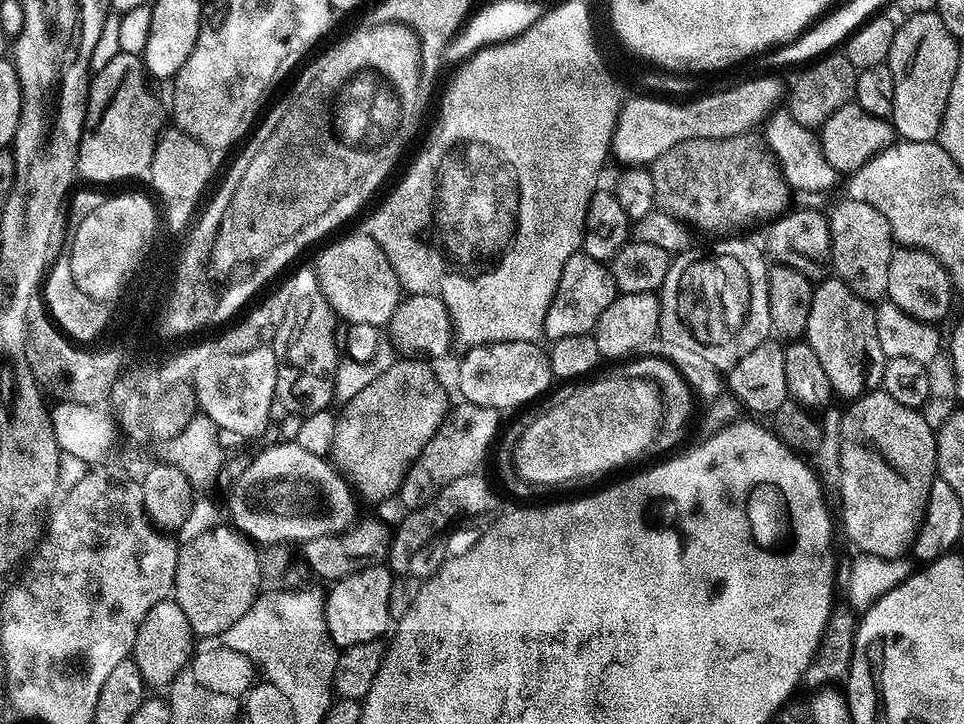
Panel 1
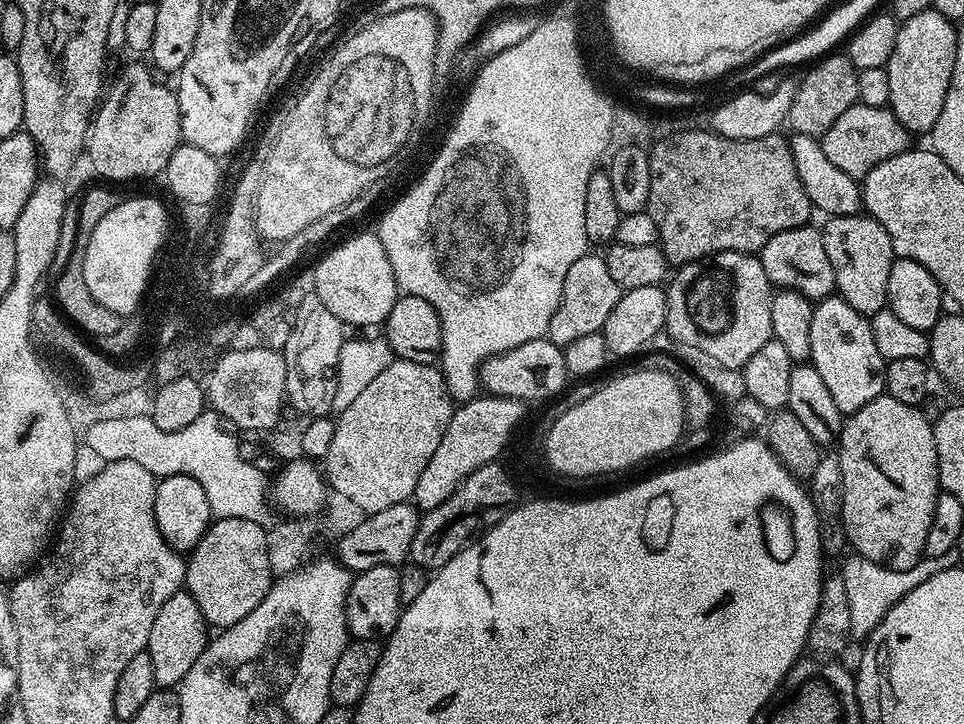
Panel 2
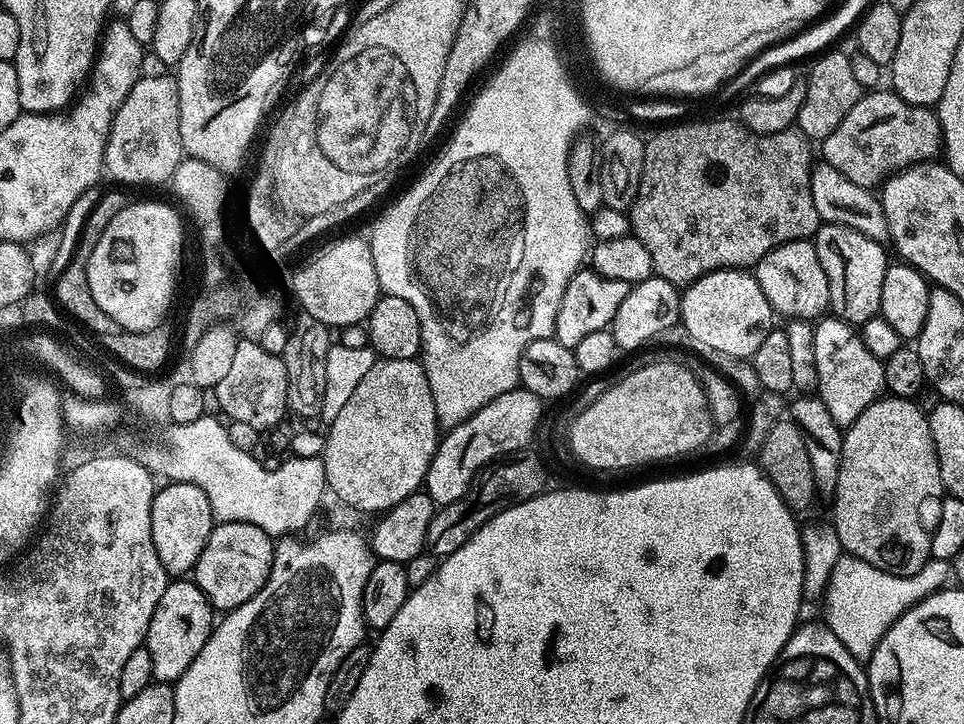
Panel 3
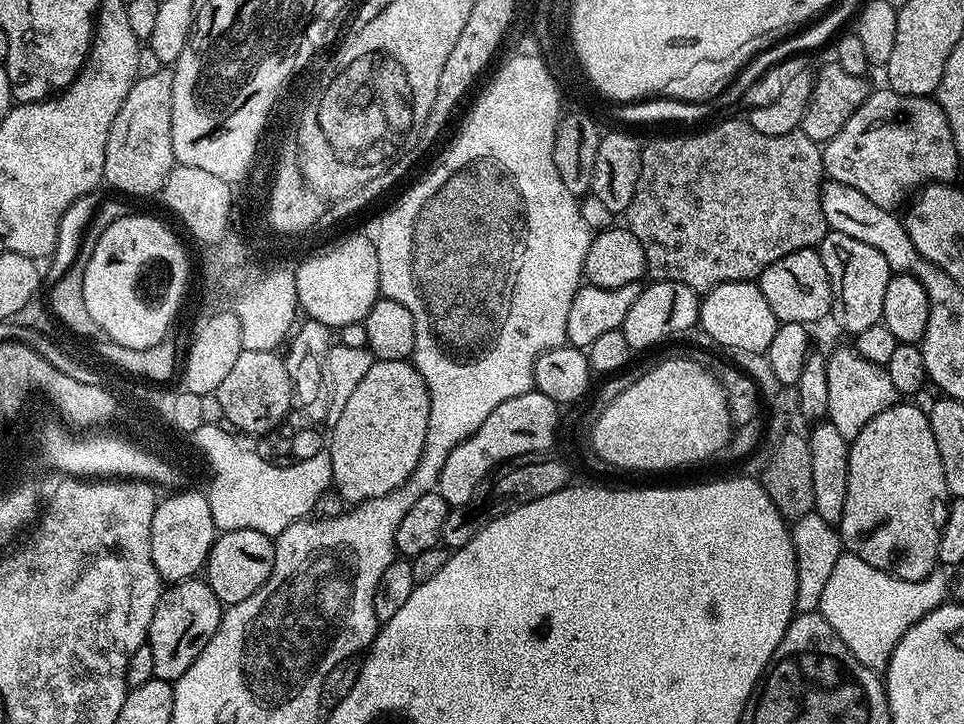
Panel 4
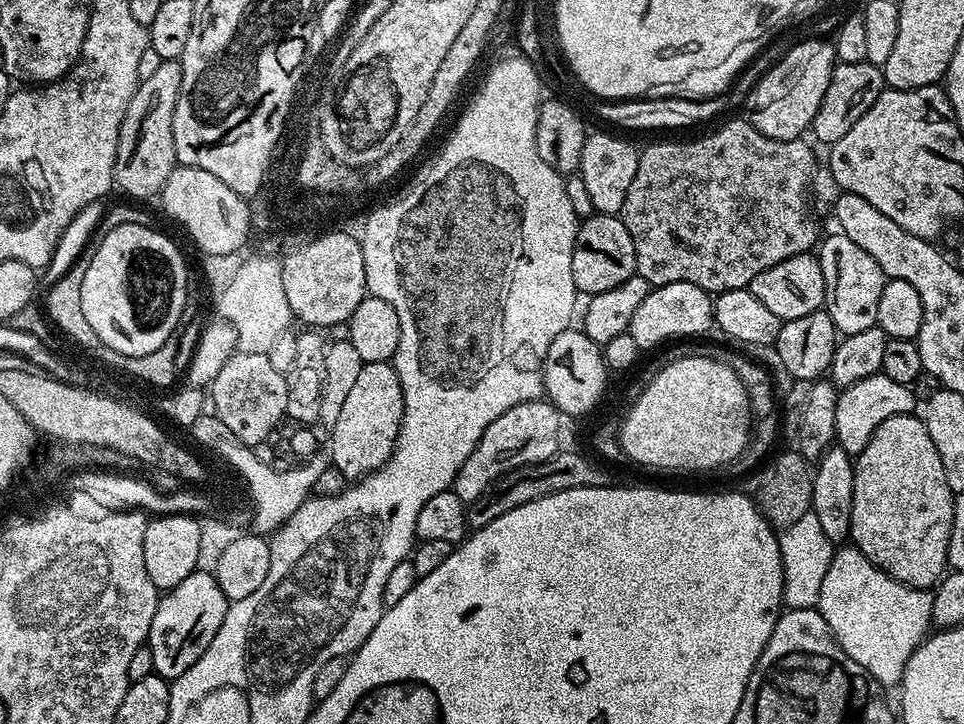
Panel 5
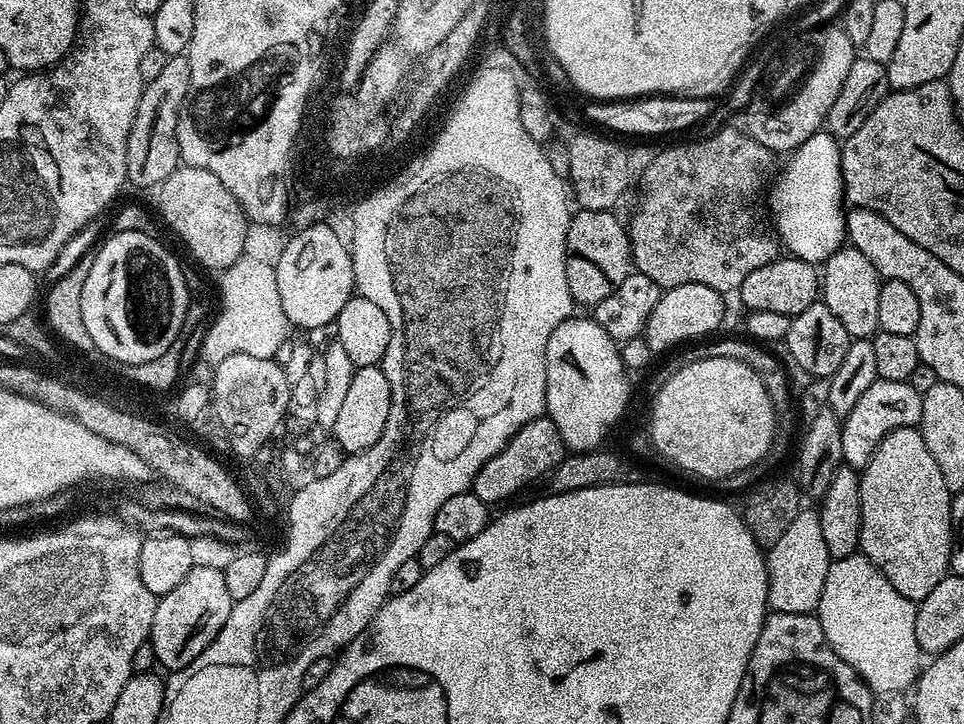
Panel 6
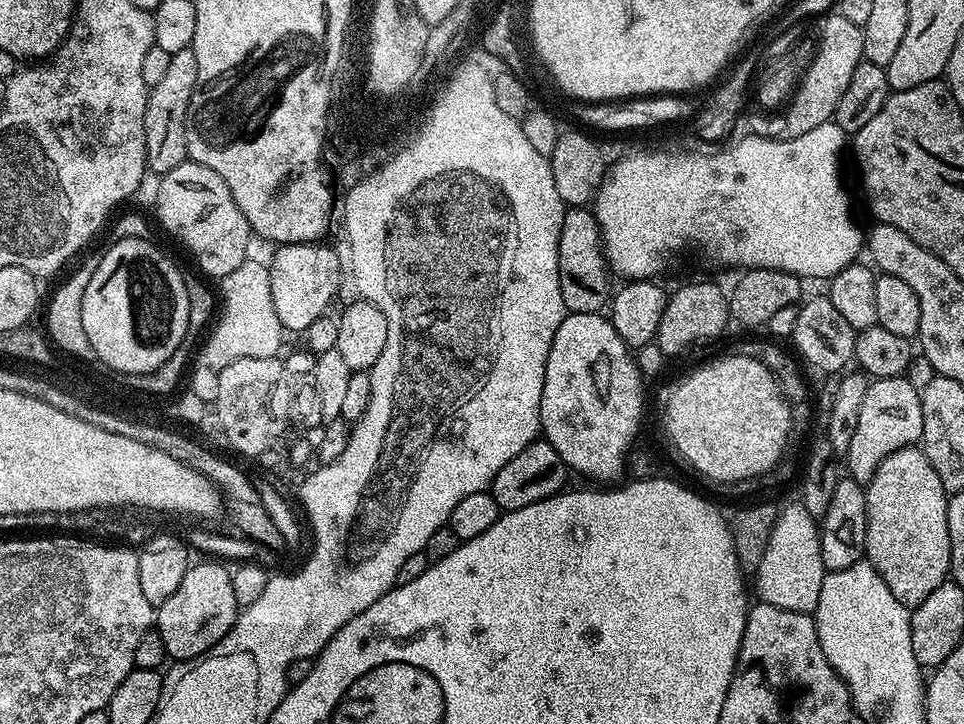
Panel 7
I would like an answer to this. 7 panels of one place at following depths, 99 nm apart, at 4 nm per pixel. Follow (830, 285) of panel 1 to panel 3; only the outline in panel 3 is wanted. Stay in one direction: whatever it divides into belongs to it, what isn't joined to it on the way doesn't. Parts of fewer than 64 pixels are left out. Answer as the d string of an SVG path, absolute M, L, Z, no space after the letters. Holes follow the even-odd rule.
M825 315L815 325L814 334L814 366L816 367L816 386L822 406L830 410L830 418L842 430L849 428L870 406L879 400L884 387L884 361L874 358L870 350L866 350L866 342L862 342L857 325L847 324L837 316Z

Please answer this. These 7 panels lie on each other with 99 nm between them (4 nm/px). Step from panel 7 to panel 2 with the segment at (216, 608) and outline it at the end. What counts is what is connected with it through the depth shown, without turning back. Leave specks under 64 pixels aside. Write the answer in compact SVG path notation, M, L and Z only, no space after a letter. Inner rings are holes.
M186 590L175 592L158 610L158 618L154 618L154 626L150 626L150 638L146 651L150 654L150 662L154 662L154 678L157 685L164 690L175 689L190 674L190 666L198 662L202 650L210 639L210 625L205 622L202 610L198 610L198 602Z

